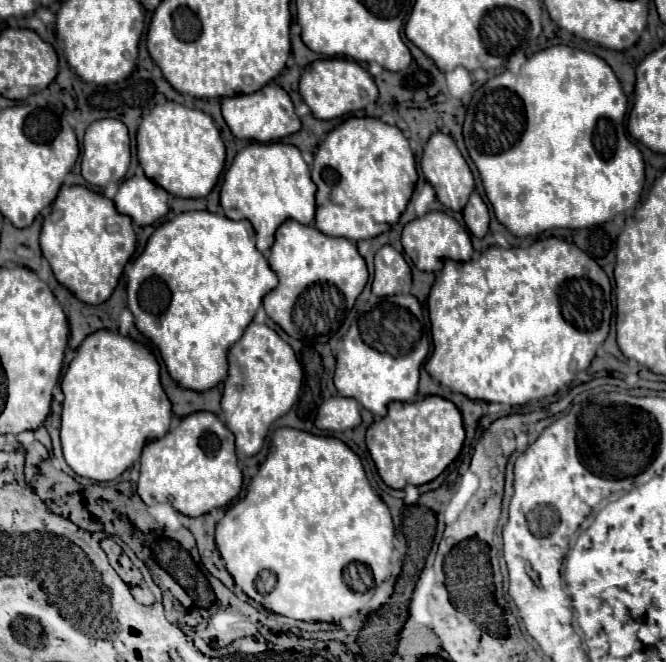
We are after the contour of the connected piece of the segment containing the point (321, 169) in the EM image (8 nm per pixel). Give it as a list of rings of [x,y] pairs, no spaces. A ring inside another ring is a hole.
[[[348,118],[336,126],[324,138],[324,146],[318,146],[314,162],[310,166],[312,182],[316,184],[316,220],[314,226],[326,236],[342,236],[348,240],[366,240],[386,232],[398,222],[400,214],[406,210],[408,200],[414,192],[418,180],[416,160],[404,134],[380,118]]]

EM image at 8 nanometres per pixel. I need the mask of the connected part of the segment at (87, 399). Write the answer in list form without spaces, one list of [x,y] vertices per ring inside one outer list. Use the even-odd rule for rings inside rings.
[[[96,330],[84,338],[76,358],[70,362],[62,378],[62,428],[60,440],[68,466],[90,480],[108,482],[116,480],[124,470],[128,470],[136,460],[140,460],[142,446],[146,440],[160,438],[168,432],[172,420],[172,404],[160,382],[160,364],[154,352],[134,342],[128,336],[120,336],[112,330]]]

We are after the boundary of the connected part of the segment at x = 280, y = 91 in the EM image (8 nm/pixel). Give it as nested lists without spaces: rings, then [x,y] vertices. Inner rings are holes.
[[[266,84],[258,92],[240,94],[232,98],[222,98],[222,116],[236,138],[256,140],[256,142],[276,142],[290,134],[296,134],[302,128],[298,114],[288,92],[278,84]]]

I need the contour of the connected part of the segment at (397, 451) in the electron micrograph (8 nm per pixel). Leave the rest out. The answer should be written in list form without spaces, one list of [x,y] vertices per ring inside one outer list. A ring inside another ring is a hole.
[[[426,396],[418,402],[392,402],[388,414],[372,422],[366,432],[366,446],[386,486],[402,490],[406,484],[426,484],[440,476],[460,454],[464,442],[462,414],[454,402],[442,396]]]

